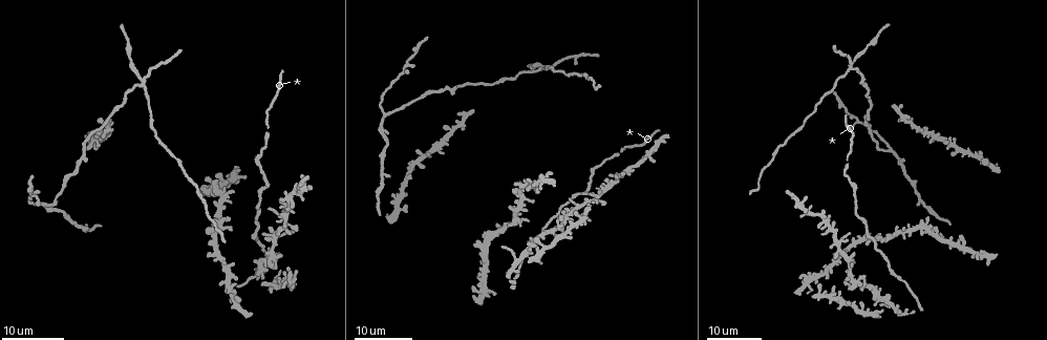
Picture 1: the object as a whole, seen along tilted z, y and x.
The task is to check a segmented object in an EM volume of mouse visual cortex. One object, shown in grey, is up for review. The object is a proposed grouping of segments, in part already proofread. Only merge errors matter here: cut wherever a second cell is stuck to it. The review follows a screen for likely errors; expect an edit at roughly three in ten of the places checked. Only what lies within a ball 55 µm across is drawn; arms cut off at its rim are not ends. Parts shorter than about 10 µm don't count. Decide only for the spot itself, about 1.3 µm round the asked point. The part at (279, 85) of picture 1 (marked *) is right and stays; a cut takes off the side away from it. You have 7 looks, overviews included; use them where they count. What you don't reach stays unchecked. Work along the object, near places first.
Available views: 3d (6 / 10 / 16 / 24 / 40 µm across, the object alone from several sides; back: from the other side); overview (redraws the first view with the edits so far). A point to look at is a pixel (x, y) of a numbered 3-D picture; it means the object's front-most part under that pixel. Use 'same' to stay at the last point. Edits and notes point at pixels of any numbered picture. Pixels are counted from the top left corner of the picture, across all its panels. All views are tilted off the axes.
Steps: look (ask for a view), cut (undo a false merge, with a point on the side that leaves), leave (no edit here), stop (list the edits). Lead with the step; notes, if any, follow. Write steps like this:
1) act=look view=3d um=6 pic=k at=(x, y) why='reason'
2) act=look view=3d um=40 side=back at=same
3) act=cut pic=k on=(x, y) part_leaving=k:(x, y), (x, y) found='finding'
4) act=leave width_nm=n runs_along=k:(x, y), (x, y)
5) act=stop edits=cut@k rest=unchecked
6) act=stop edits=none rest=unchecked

act=look view=3d um=16 pic=1 at=(849, 65) why='four arms meet'

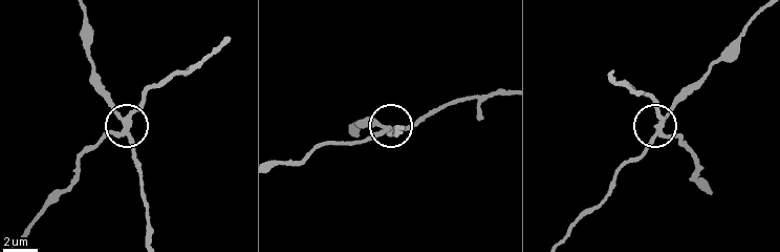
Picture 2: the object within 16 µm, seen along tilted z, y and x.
act=look view=3d um=6 pic=2 at=(124, 130) why='closer look'

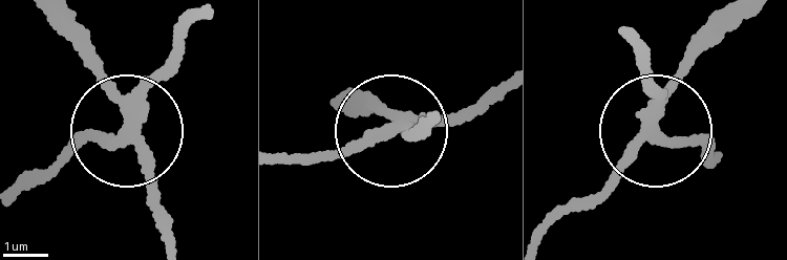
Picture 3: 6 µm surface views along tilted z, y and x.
act=cut pic=3 on=(84, 66) width_nm=270 part_leaving=3:(127, 118), (164, 233) found='a second cell is stuck on'

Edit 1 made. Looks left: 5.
act=look view=overview

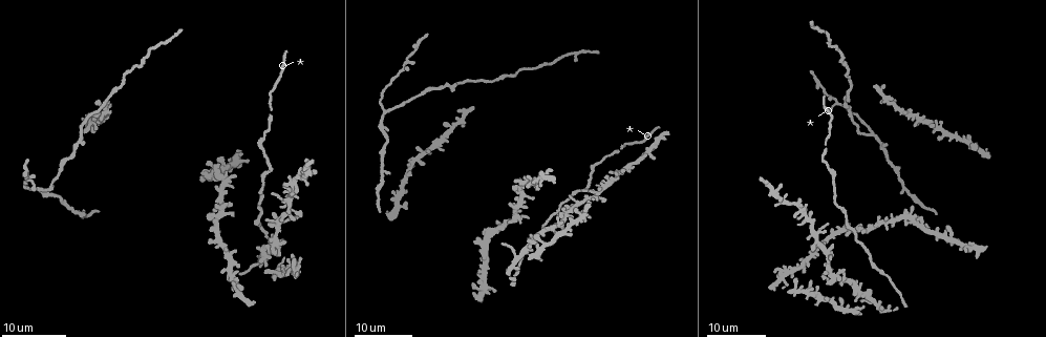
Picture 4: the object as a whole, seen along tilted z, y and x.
act=look view=3d um=16 pic=4 at=(81, 137) why='two arms in line, one across'

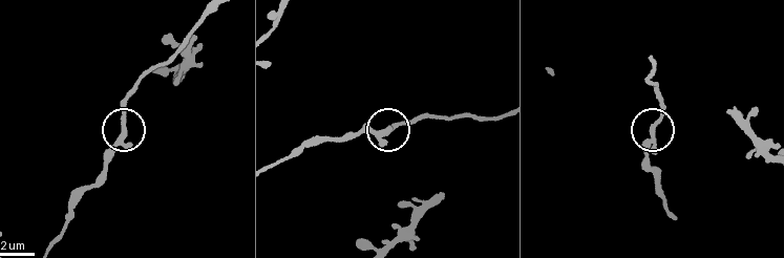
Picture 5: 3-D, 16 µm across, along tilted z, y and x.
act=look view=3d um=6 pic=5 at=(651, 132) why='zoom in'

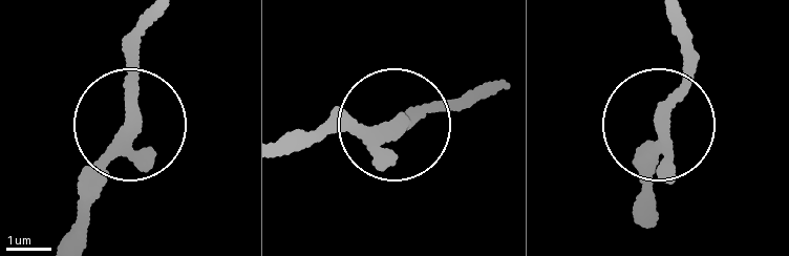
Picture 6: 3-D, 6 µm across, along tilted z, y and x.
act=leave width_nm=230 runs_along=6:(676, 17), (683, 94), (658, 133), (642, 196) found='all the same cell'

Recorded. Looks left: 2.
act=look view=3d um=24 pic=4 at=(424, 91) why='thick turns thin'

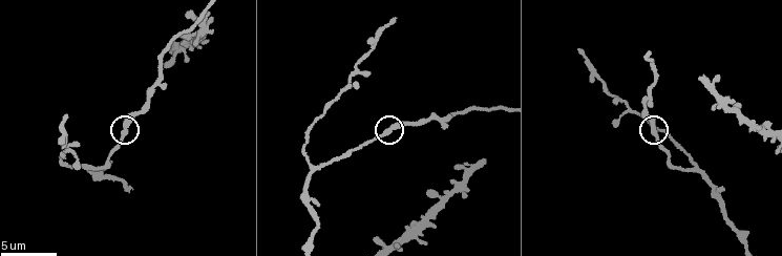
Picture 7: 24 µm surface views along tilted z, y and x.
act=look view=3d um=6 pic=7 at=(125, 133)

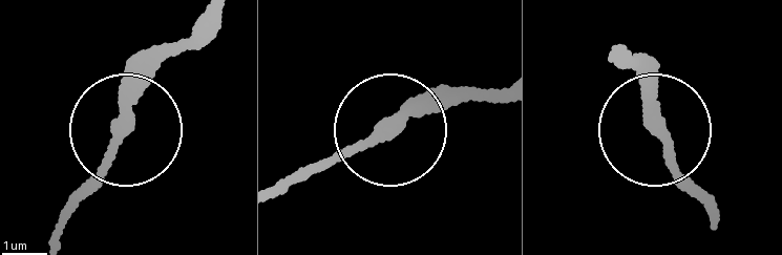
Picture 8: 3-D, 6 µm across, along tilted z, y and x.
act=leave width_nm=270 runs_along=8:(505, 98), (401, 119), (307, 167) found='one cell here'

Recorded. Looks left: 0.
act=stop edits=cut@3 rest=unchecked

